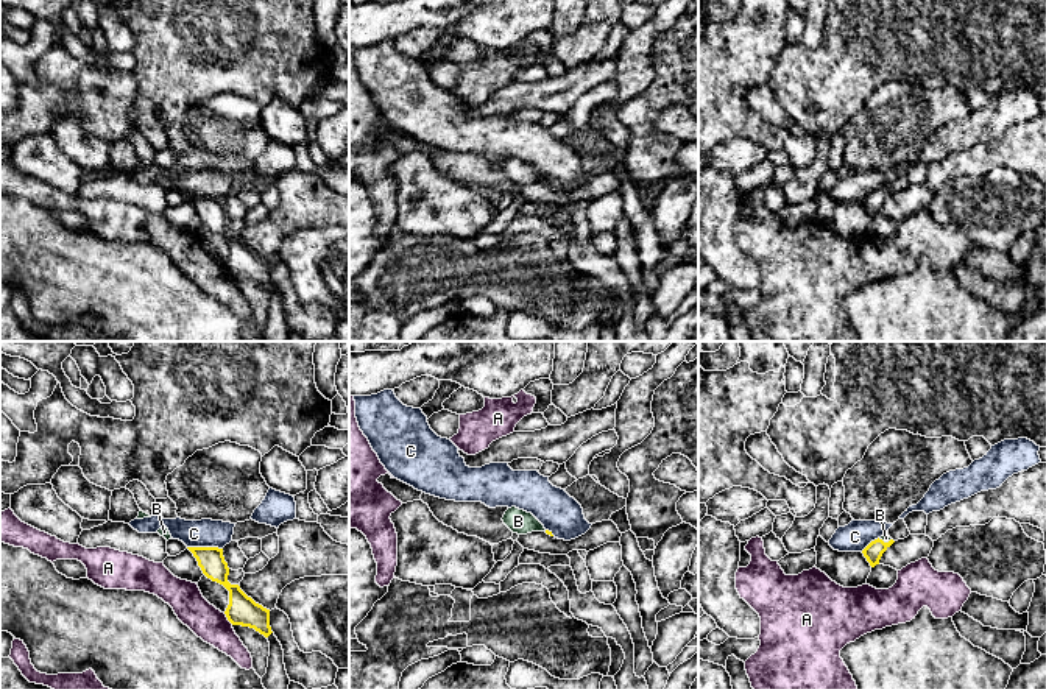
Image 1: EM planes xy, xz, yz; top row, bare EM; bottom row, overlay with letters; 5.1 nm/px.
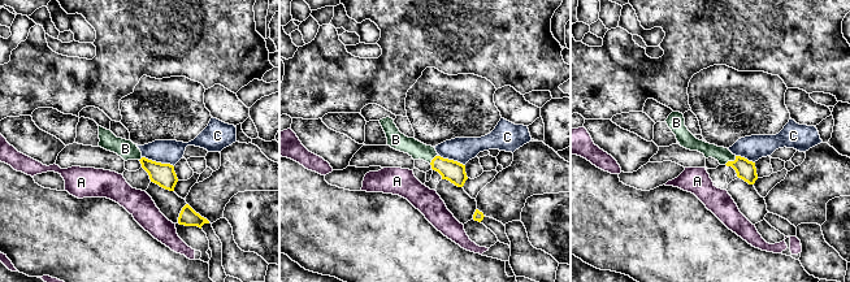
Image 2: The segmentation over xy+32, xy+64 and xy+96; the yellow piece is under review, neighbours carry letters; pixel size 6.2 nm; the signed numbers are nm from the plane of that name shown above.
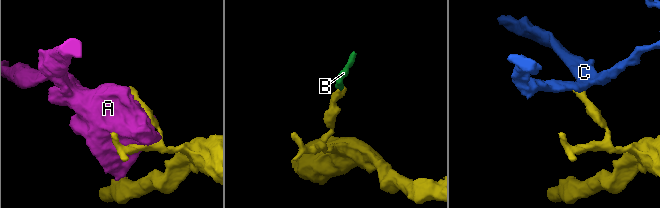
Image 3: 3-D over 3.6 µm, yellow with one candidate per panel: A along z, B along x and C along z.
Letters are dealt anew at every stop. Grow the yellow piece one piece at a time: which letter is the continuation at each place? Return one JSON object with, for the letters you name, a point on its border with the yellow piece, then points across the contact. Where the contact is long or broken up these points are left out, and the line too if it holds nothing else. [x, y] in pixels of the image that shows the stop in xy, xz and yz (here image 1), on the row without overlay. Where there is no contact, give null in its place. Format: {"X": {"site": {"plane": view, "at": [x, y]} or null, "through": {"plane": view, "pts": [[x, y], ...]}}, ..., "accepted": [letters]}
{"B": {"site": {"plane": "yz", "at": [883, 192]}, "through": {"plane": "yz", "pts": [[873, 203], [883, 192], [886, 189]]}}, "accepted": ["B"]}

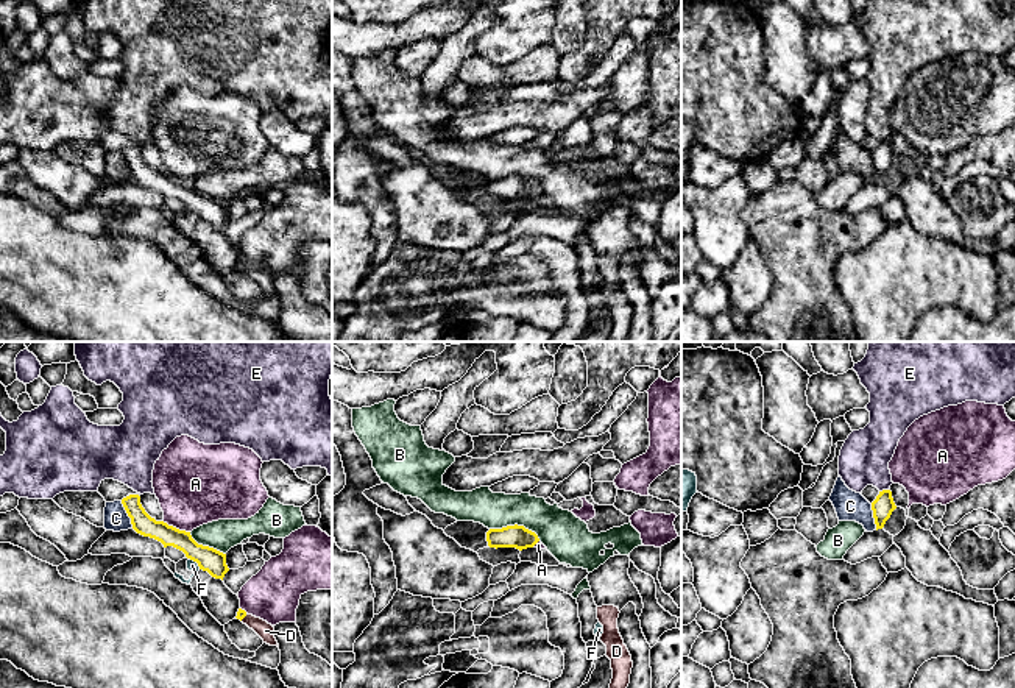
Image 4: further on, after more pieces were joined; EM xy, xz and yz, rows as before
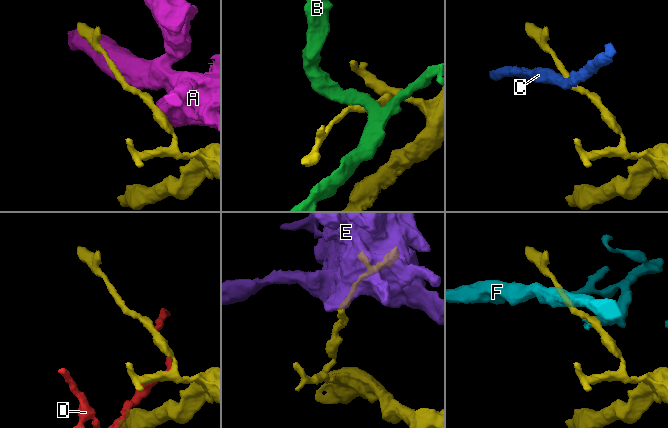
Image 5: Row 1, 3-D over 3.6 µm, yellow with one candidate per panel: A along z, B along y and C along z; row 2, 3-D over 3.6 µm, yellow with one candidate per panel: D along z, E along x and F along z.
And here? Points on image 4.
{"accepted": []}

